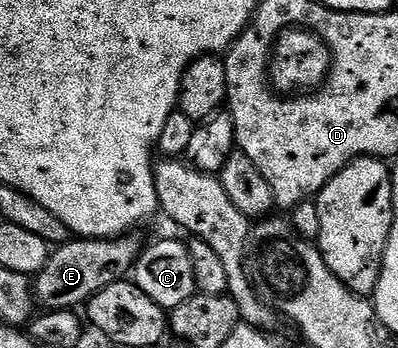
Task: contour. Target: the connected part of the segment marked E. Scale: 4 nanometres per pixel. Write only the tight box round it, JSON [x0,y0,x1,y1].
[33,234,145,310]

